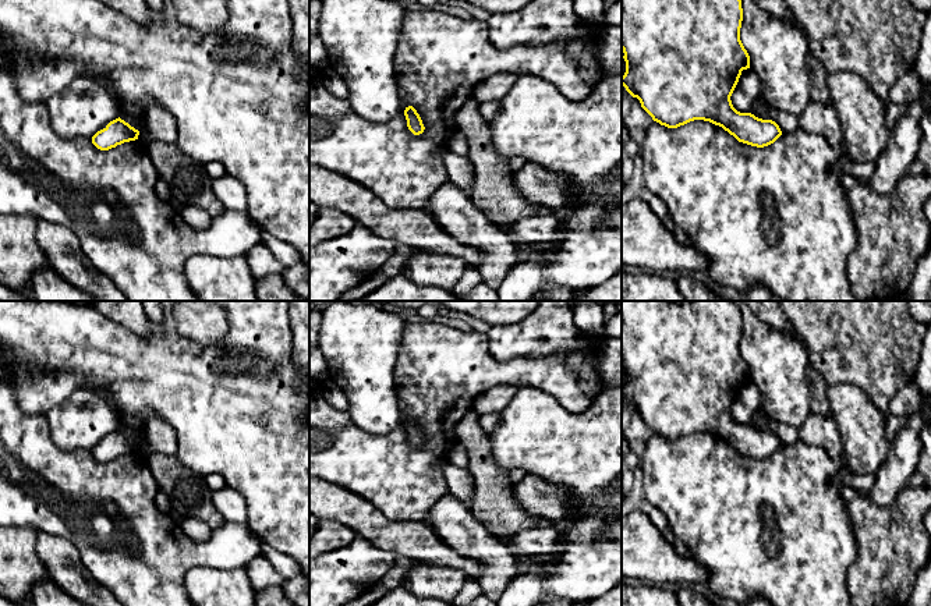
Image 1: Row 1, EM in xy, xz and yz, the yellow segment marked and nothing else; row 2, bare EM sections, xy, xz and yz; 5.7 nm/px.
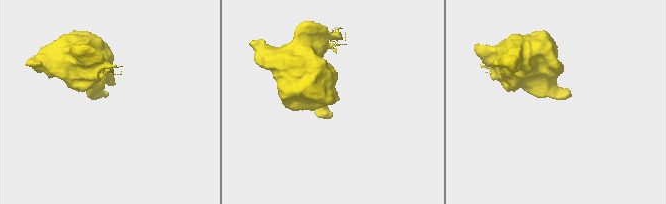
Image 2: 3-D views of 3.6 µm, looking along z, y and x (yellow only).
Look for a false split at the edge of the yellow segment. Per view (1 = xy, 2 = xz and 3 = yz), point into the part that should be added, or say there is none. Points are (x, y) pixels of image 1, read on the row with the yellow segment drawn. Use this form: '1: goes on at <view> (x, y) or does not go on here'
1: does not go on here
2: does not go on here
3: does not go on here

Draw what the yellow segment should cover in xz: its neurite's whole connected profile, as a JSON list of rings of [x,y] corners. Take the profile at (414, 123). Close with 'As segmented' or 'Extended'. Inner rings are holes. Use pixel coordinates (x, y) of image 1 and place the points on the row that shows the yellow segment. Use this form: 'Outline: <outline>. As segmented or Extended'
Outline: [[[413,106],[406,107],[404,116],[407,120],[407,127],[414,135],[424,132],[425,127],[417,110]]]. As segmented

